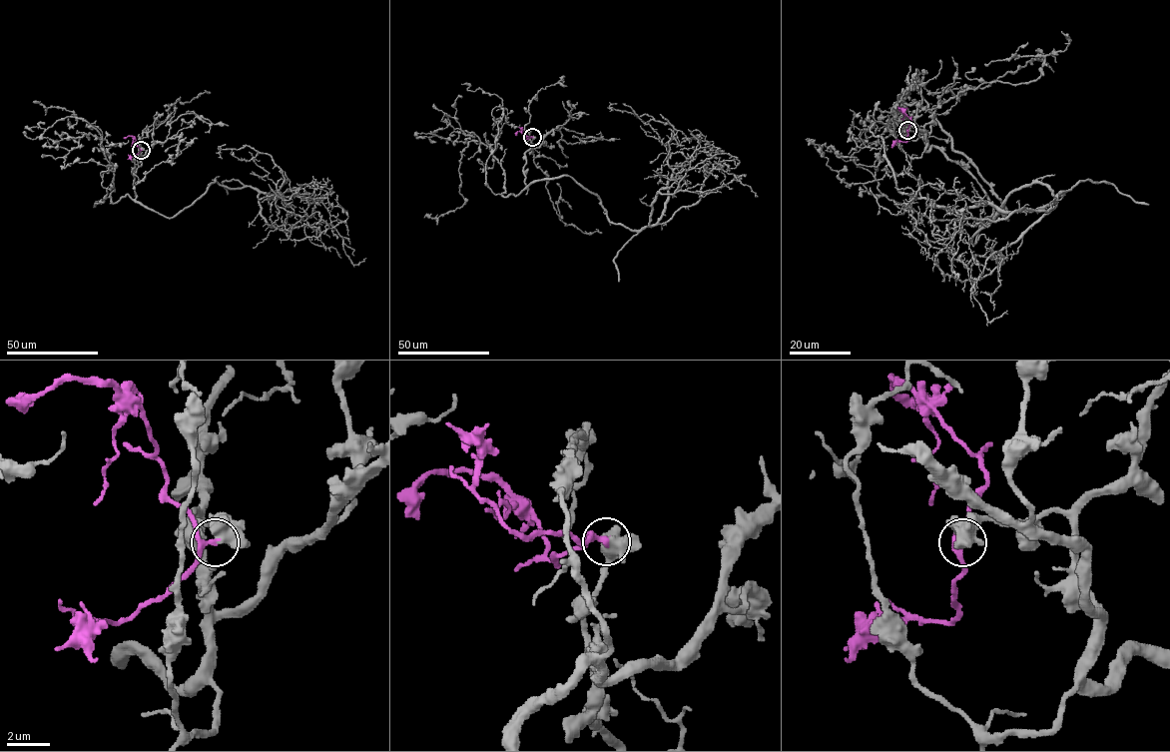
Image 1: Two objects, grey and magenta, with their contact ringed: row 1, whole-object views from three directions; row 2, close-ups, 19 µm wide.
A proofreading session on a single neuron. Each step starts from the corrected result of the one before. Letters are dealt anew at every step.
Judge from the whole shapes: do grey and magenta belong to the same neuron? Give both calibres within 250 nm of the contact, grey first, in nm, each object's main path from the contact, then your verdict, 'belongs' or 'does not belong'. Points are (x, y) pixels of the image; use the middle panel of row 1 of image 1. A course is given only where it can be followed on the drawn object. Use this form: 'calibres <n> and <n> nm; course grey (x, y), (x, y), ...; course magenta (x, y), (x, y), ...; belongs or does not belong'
calibres 480 and 240 nm; course grey (532, 137), (527, 188), (569, 176), (611, 222), (642, 230), (664, 208), (675, 129), (617, 103); course magenta (532, 137), (528, 139), (520, 131), (515, 135); belongs

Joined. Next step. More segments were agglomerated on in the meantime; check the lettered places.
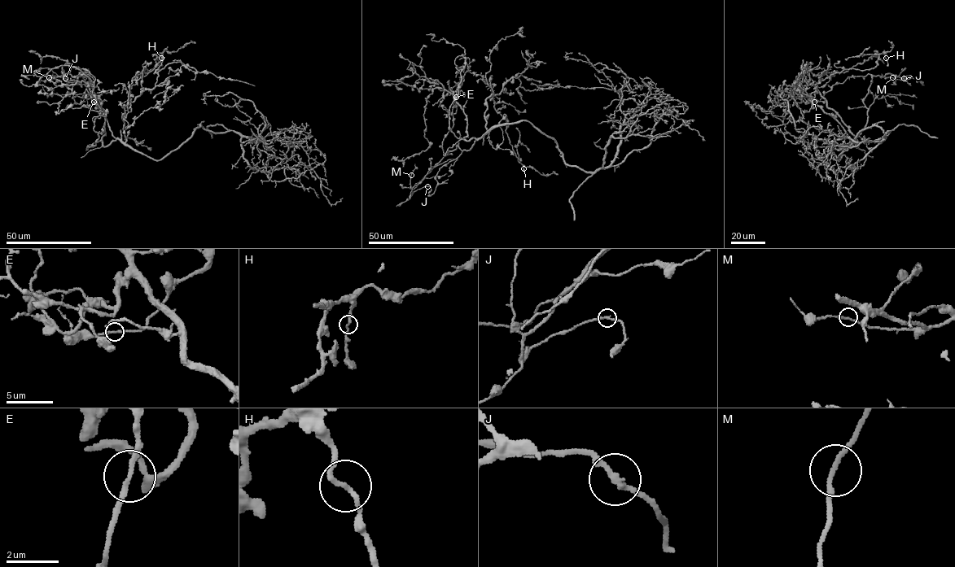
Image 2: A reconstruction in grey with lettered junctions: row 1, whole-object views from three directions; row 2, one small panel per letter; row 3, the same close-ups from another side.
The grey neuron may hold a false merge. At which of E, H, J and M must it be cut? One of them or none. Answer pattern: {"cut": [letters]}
{"cut": ["H"]}

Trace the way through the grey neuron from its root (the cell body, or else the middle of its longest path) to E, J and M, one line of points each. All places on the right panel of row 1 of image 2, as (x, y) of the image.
E: (842, 153), (838, 160), (842, 150), (855, 139), (857, 146), (855, 137), (817, 91), (807, 102), (814, 102)
J: (842, 153), (838, 160), (866, 124), (863, 98), (871, 77), (888, 74), (911, 76), (904, 78)
M: (842, 153), (838, 160), (866, 124), (868, 109), (863, 98), (871, 77), (892, 74), (906, 79), (892, 77)

